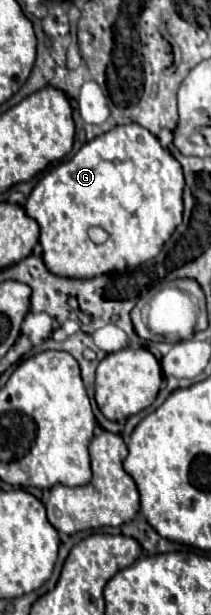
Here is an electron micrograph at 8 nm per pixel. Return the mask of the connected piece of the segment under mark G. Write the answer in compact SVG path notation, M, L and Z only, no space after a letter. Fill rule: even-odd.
M125 124L125 126L115 126L113 130L93 138L91 142L87 142L71 160L65 160L61 164L57 164L43 180L39 180L39 184L33 188L33 192L29 194L27 198L27 204L25 204L25 212L29 218L33 218L39 228L41 228L41 238L39 238L39 244L43 248L43 264L47 266L47 270L55 276L63 276L63 278L77 278L77 280L83 280L83 278L95 278L95 276L101 276L101 274L107 274L107 272L125 272L125 270L133 270L137 268L139 264L155 258L163 244L169 240L169 236L173 234L173 230L181 224L181 214L183 214L183 170L181 170L181 164L169 154L169 150L165 150L159 140L149 132L145 130L143 126L139 124ZM91 226L101 226L109 232L109 240L103 242L103 244L93 244L87 236L87 230Z

